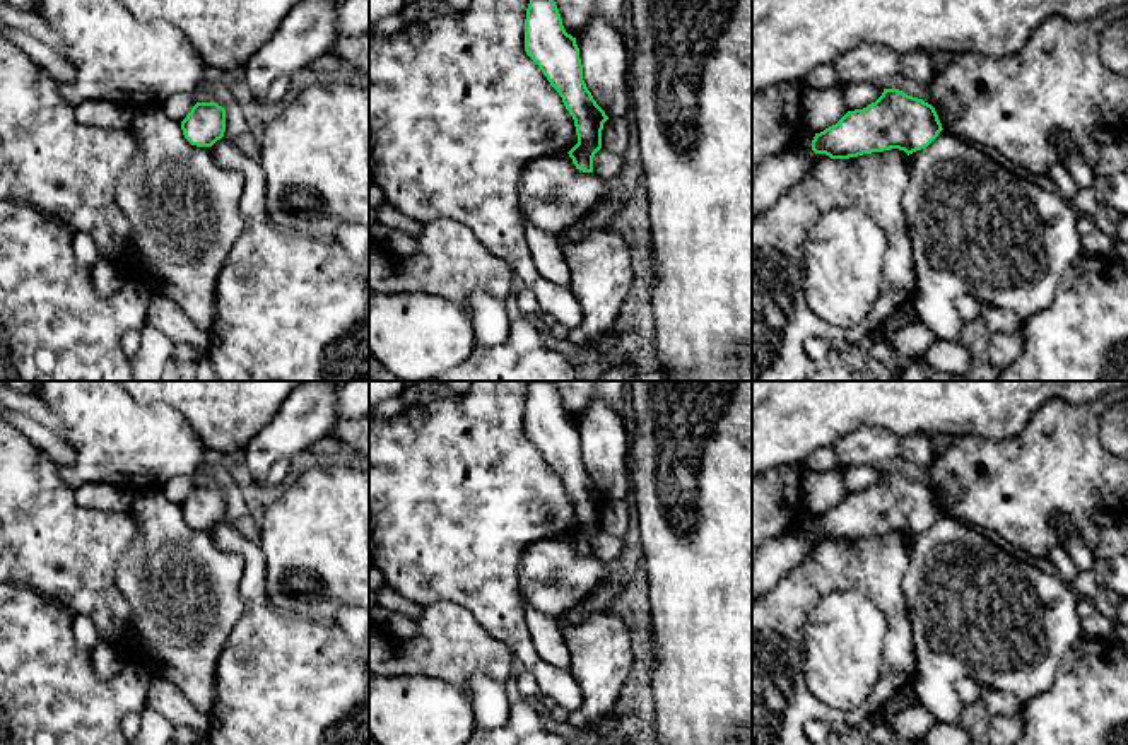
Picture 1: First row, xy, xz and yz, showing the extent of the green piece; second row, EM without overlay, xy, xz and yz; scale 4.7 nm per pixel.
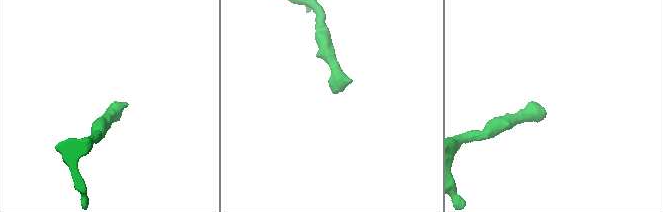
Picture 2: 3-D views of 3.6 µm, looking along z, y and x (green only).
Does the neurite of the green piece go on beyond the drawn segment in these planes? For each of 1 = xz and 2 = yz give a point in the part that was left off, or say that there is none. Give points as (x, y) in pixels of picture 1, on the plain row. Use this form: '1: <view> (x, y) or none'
1: none
2: none

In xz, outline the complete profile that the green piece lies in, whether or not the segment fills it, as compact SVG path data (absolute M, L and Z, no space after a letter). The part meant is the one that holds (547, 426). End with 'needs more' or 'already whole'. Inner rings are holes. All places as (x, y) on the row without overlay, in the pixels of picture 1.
M530 381L525 402L525 434L543 455L574 502L578 526L567 535L576 552L593 555L608 502L583 463L576 420L566 415L552 381Z; already whole

